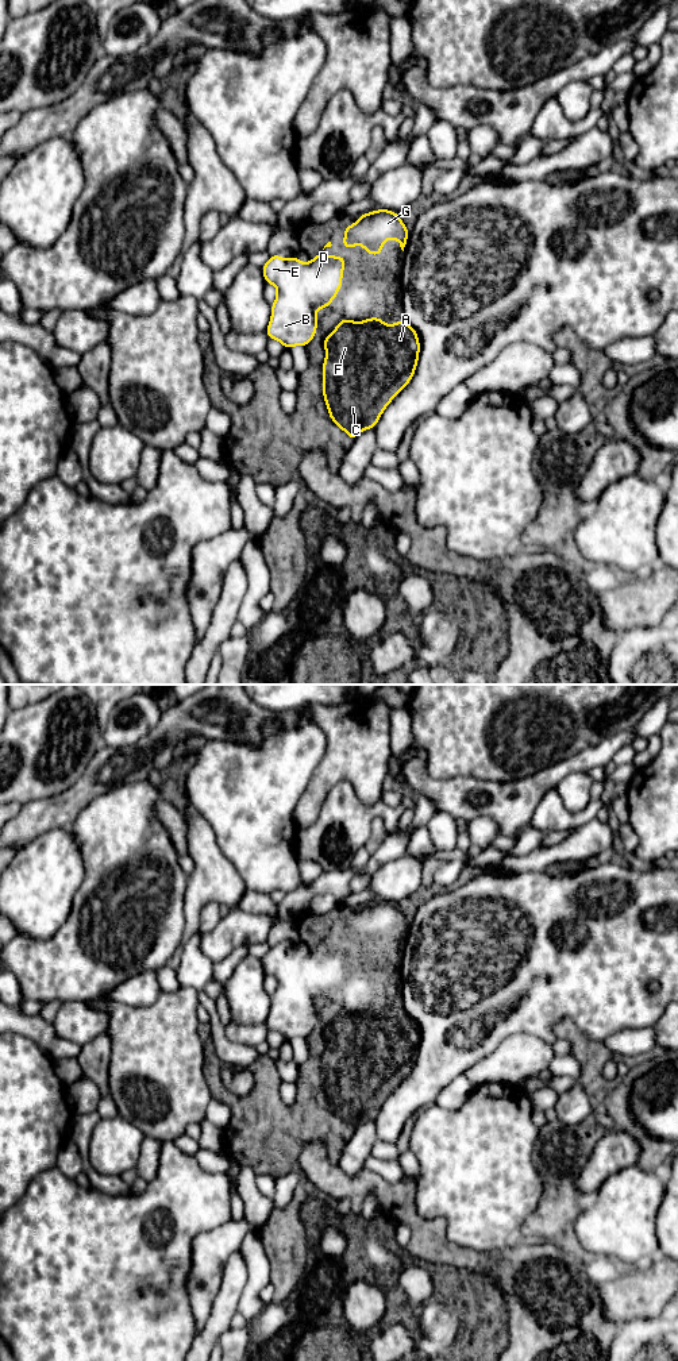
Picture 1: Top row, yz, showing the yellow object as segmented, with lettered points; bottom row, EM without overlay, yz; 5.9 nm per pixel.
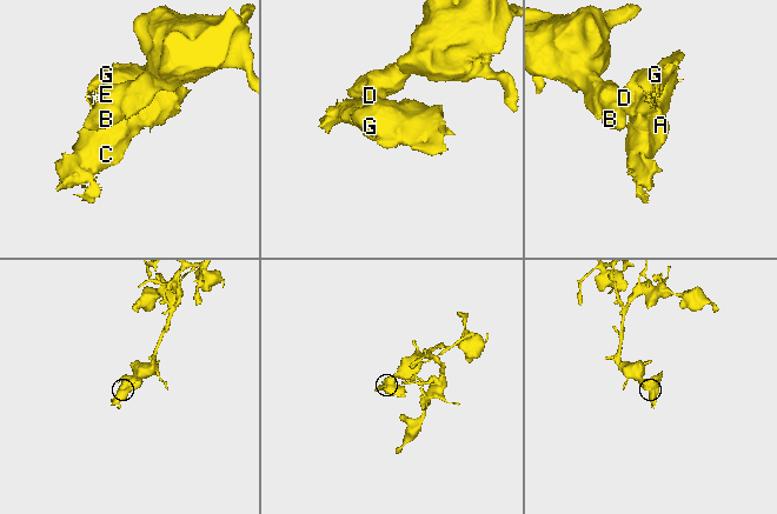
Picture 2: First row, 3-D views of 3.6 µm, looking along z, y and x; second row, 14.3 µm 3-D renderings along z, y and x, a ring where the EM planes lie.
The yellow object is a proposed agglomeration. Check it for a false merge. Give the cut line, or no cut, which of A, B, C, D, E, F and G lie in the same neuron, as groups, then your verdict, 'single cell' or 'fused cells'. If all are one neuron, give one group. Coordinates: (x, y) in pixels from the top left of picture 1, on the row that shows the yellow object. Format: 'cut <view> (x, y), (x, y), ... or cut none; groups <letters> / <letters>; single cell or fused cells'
cut yz (288, 261), (285, 280), (315, 312); groups A C D F G / B E; fused cells

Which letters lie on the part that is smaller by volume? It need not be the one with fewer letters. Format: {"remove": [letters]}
{"remove": ["A", "C", "D", "F", "G"]}

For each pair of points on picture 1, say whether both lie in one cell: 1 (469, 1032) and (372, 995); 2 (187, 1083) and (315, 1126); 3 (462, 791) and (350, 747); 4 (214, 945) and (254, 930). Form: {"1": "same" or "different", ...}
{"1": "different", "2": "different", "3": "different", "4": "same"}

